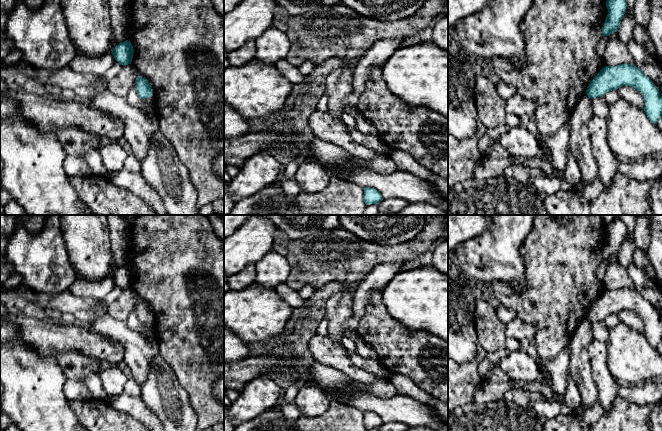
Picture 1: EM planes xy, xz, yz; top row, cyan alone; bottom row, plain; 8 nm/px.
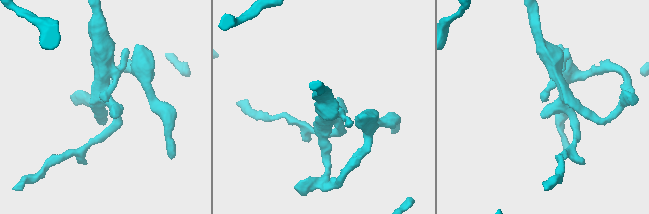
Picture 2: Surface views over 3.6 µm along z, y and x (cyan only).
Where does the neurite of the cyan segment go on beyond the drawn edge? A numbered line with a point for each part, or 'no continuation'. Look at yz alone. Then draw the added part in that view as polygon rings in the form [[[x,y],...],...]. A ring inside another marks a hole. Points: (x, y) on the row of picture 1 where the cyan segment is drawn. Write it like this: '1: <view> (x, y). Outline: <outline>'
1: yz (579, 143). Outline: [[[583,94],[570,120],[569,150],[575,157],[582,175],[582,183],[590,183],[598,177],[598,166],[591,148],[588,124],[593,116],[592,99]]]

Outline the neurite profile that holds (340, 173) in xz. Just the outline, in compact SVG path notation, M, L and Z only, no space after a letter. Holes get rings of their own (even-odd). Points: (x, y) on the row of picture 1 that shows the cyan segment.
M324 165L324 166L332 177L337 177L337 178L346 180L346 172L344 169L342 169L342 168L329 168L326 165Z

